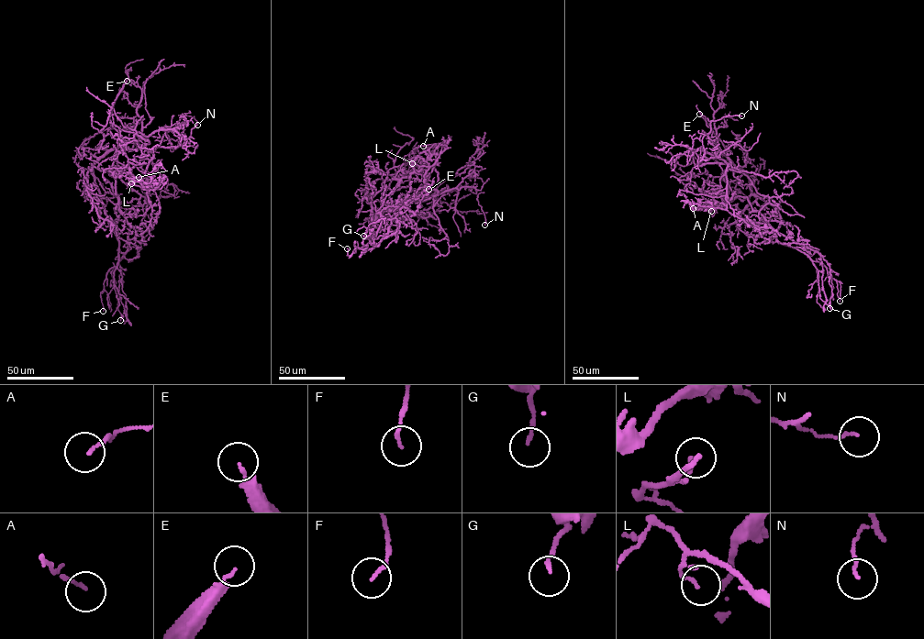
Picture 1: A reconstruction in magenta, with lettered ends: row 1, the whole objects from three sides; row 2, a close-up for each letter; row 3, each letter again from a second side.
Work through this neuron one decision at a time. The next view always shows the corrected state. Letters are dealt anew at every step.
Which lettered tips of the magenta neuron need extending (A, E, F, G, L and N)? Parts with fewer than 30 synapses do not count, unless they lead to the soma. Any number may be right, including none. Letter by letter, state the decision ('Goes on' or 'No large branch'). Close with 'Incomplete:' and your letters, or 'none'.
A: No large branch
E: Goes on
F: No large branch
G: No large branch
L: No large branch
N: No large branch
Incomplete: E

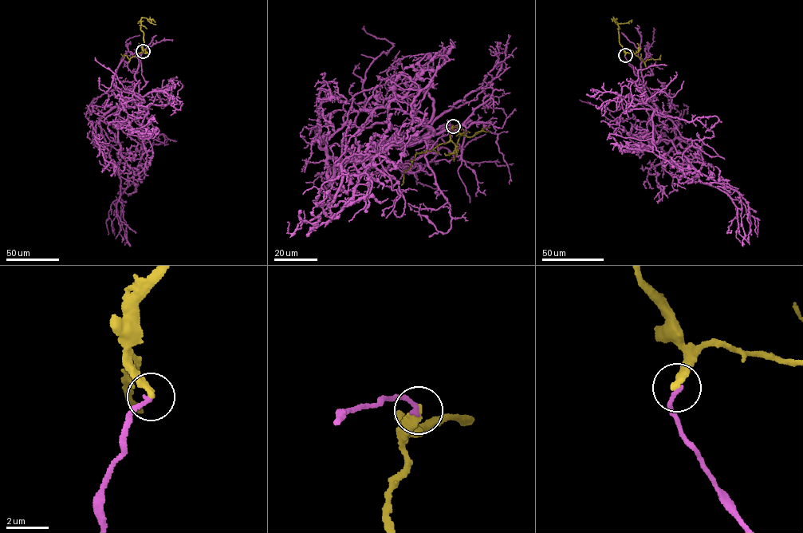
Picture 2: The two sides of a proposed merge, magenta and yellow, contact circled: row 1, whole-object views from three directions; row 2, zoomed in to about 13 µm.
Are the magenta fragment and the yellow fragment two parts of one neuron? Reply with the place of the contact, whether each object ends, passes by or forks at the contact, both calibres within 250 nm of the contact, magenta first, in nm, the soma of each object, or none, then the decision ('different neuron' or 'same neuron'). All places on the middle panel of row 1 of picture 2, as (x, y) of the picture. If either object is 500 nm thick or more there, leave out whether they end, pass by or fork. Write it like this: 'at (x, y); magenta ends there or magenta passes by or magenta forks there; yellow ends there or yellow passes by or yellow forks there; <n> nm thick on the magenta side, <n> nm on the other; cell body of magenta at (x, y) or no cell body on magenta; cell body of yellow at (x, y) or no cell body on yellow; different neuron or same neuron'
at (453, 126); magenta ends there; yellow ends there; 240 nm thick on the magenta side, 340 nm on the other; no cell body on magenta; no cell body on yellow; different neuron

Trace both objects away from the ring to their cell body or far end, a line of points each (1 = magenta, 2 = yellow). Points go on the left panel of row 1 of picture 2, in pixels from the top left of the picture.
1: (143, 50), (146, 84), (112, 124), (129, 170), (120, 221), (130, 246)
2: (143, 50), (140, 20), (145, 17), (155, 25)

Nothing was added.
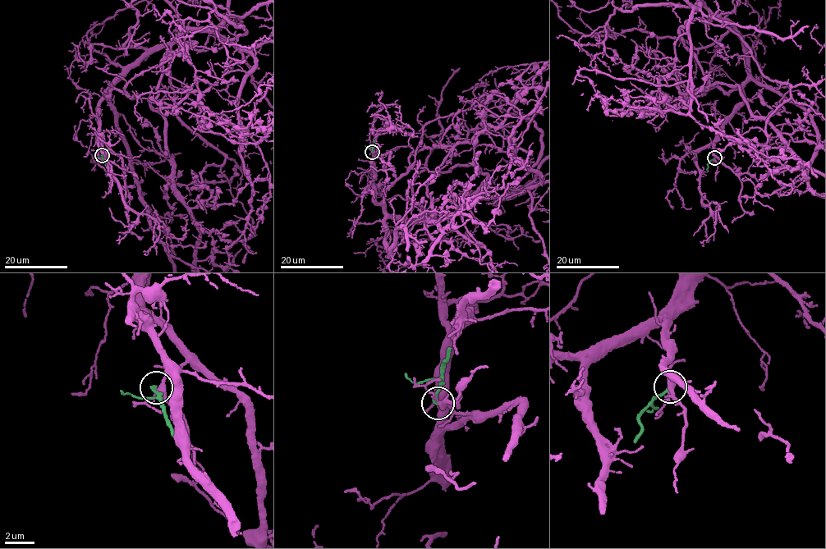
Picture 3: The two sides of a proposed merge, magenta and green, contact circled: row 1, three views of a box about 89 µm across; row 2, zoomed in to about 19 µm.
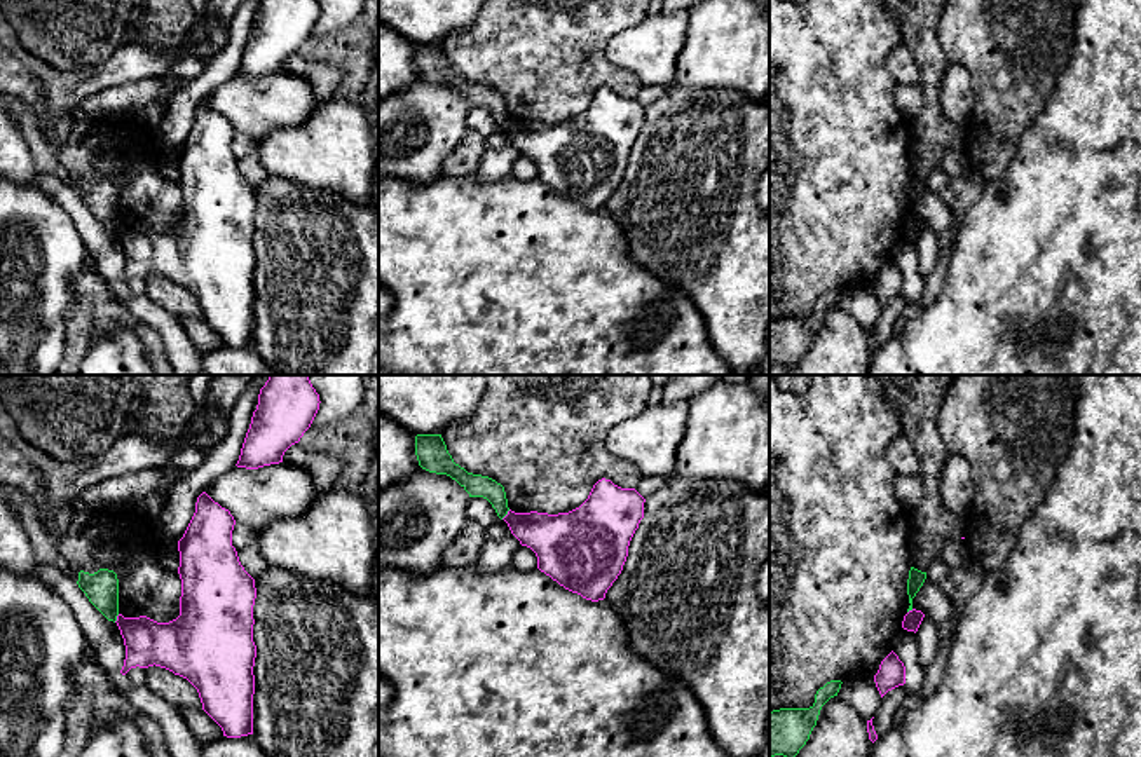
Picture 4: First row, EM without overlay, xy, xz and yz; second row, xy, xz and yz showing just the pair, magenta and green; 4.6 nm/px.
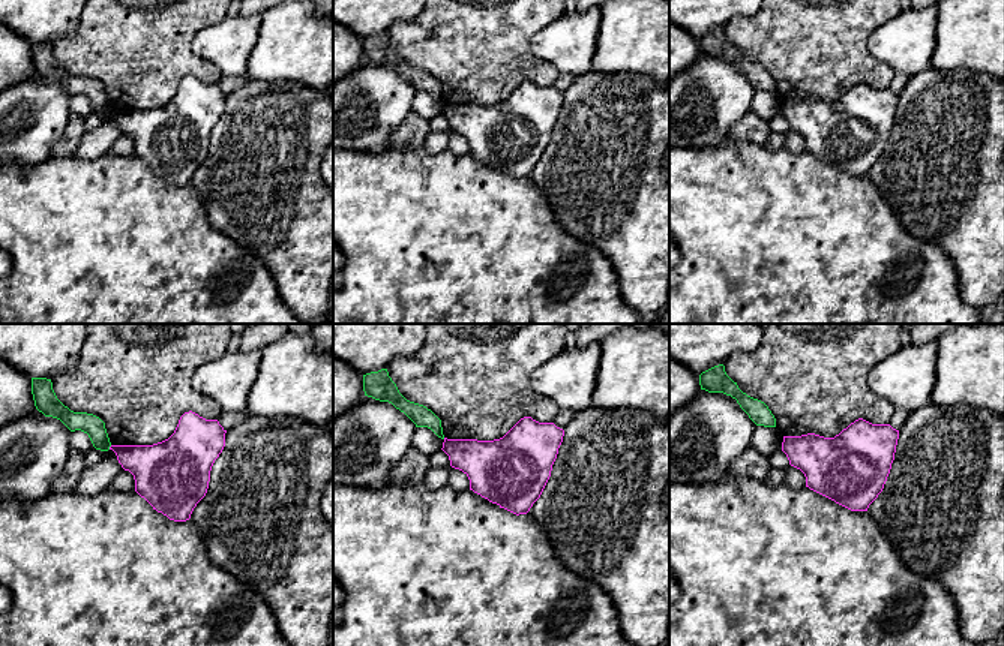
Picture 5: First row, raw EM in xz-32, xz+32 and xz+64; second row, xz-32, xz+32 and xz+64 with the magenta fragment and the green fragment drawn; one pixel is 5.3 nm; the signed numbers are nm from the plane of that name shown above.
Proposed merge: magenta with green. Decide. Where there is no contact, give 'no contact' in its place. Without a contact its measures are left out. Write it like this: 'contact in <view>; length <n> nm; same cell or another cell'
contact in xz; length 60 nm; another cell

